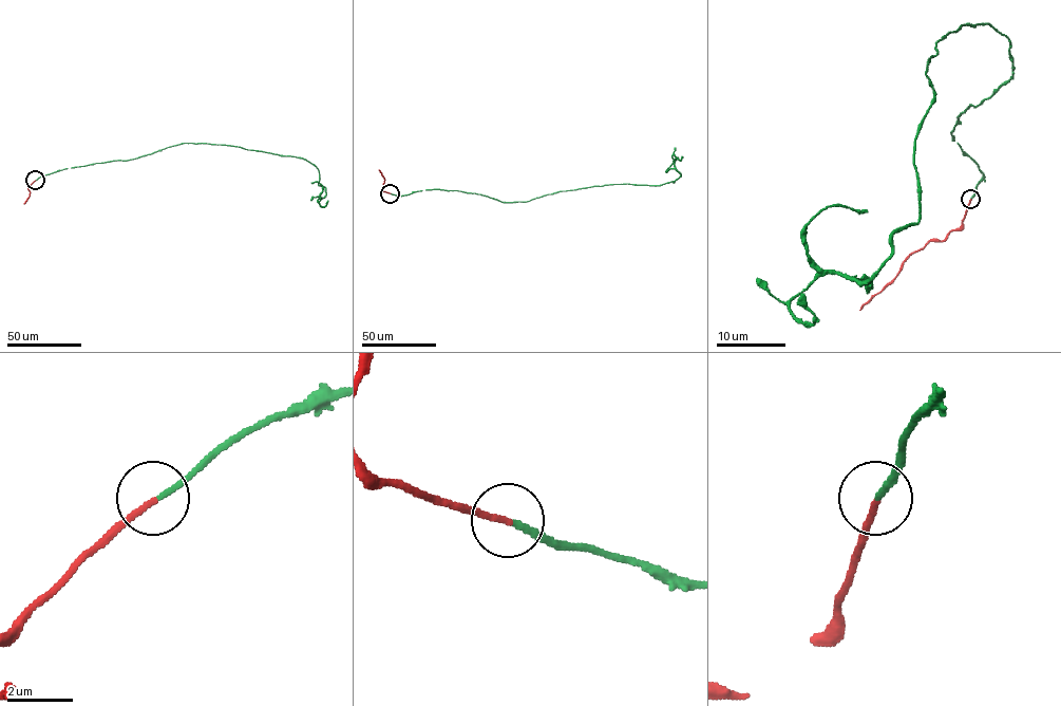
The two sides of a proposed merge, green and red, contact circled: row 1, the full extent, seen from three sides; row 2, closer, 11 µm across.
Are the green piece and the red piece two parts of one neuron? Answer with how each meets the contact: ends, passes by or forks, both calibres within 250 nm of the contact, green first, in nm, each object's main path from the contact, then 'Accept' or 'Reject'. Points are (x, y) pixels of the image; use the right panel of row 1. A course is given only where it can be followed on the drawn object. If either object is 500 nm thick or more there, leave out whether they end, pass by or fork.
At the ring green ends. At the ring red ends. Thickness 180 nm (green) against 180 nm. Course of green: (970, 200), (951, 131), (1012, 77), (990, 23), (929, 58), (890, 257), (807, 254), (868, 211). Course of red: (970, 200), (965, 217), (955, 230), (941, 241), (927, 243), (916, 249), (897, 275), (859, 310). Accept

